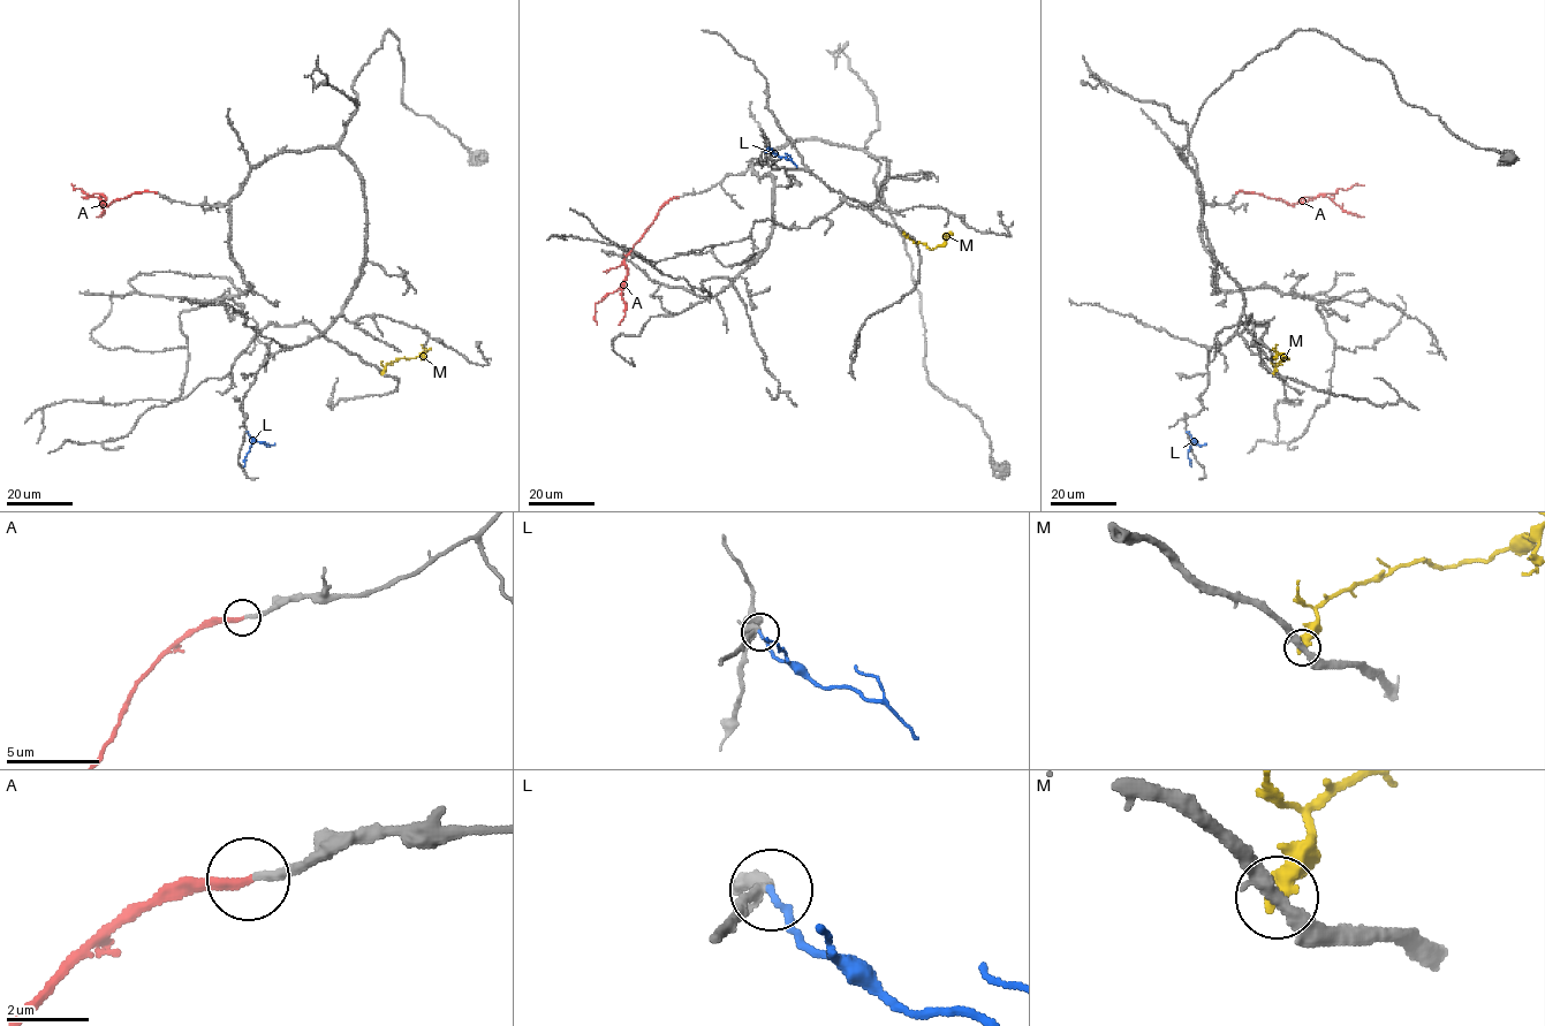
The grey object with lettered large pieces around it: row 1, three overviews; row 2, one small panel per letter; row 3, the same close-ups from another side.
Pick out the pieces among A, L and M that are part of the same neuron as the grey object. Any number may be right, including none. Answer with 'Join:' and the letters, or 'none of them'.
Join: A

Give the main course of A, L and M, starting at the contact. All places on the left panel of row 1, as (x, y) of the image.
A: (157, 192), (137, 192), (106, 205), (103, 196), (74, 190), (74, 185)
L: (247, 432), (251, 441), (242, 466)
M: (383, 373), (394, 360), (418, 356), (425, 350), (422, 344)

